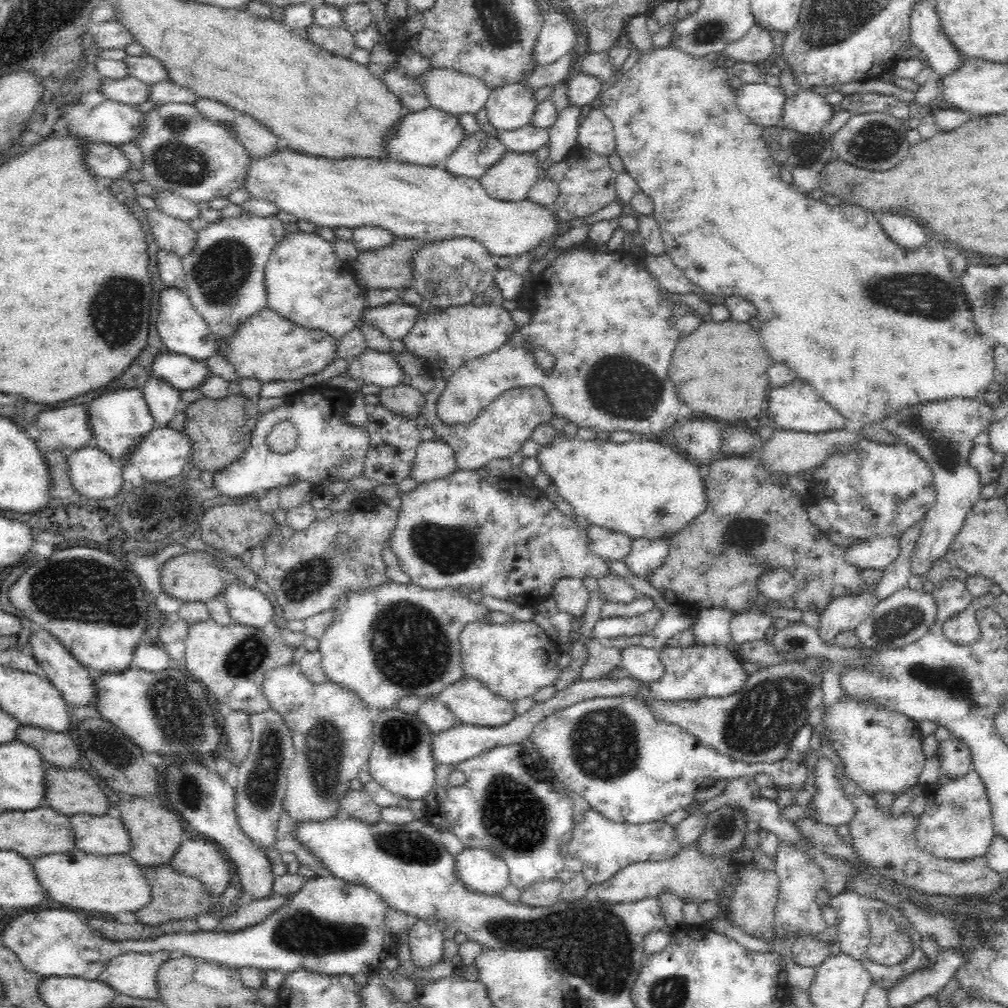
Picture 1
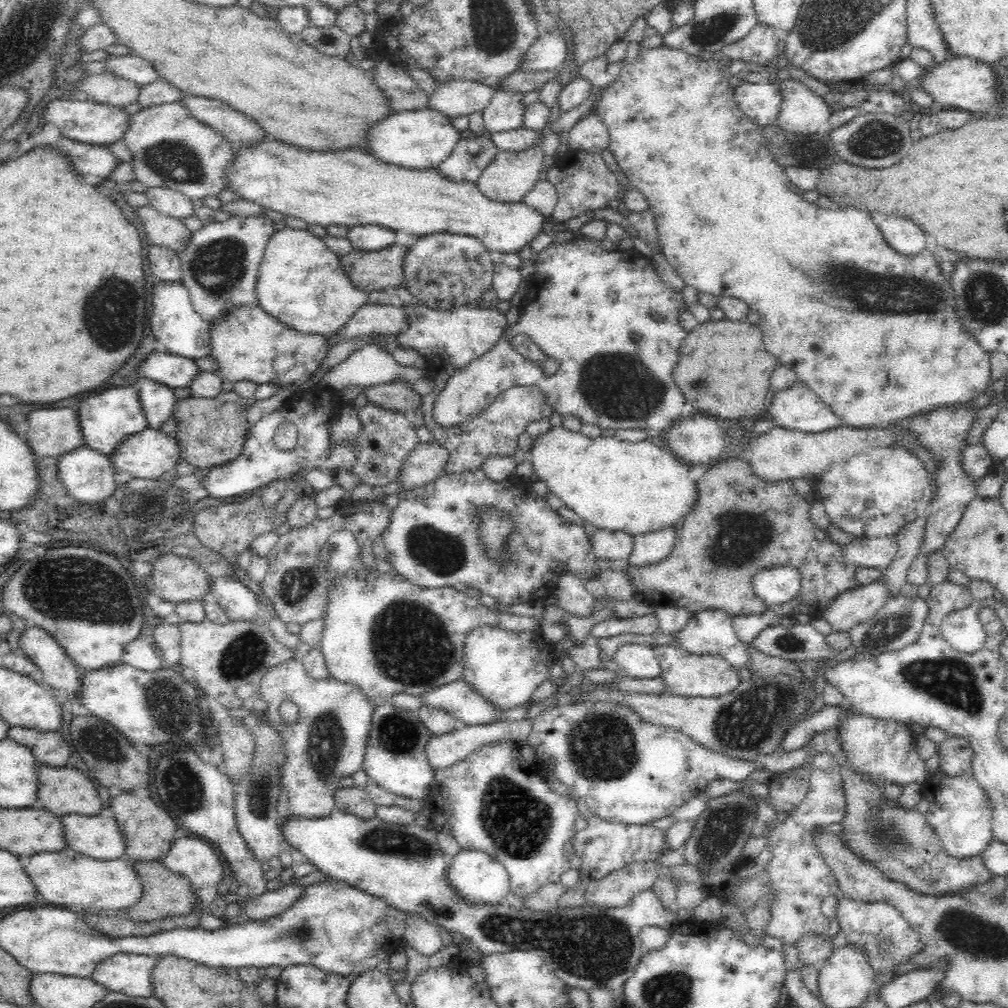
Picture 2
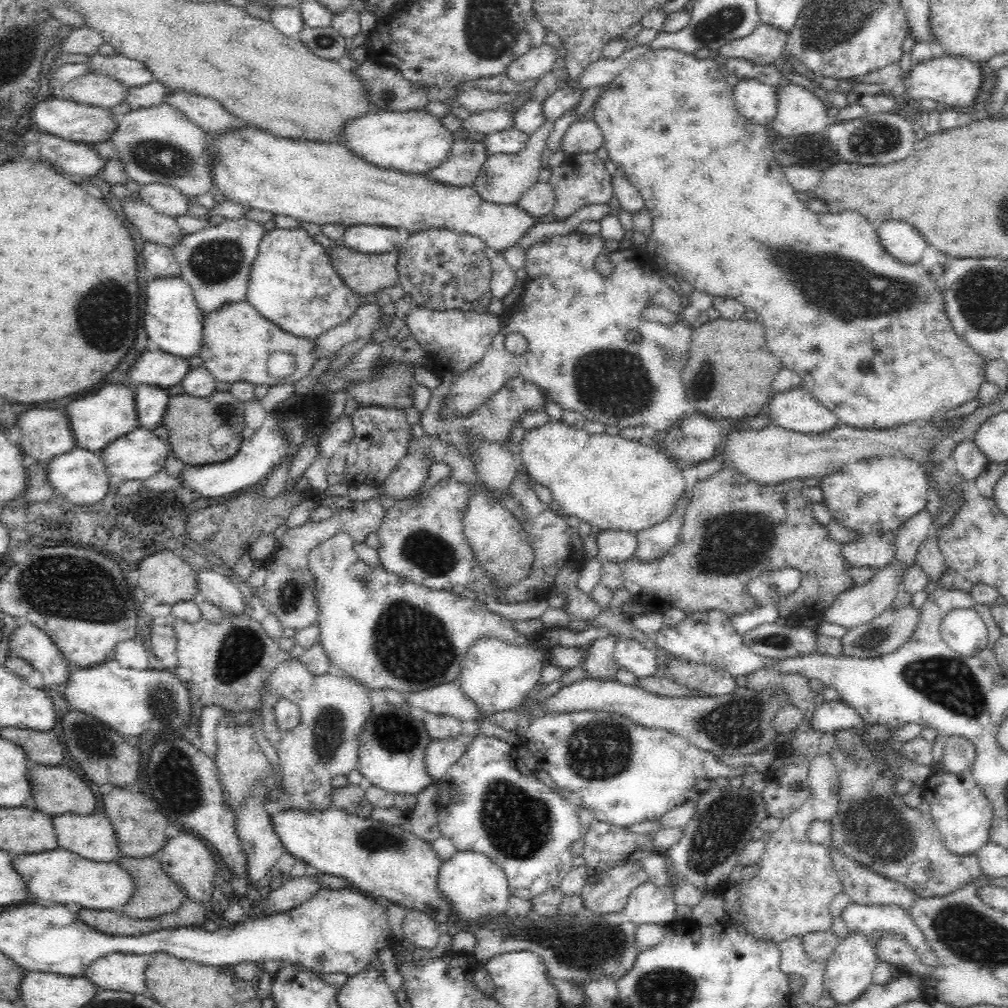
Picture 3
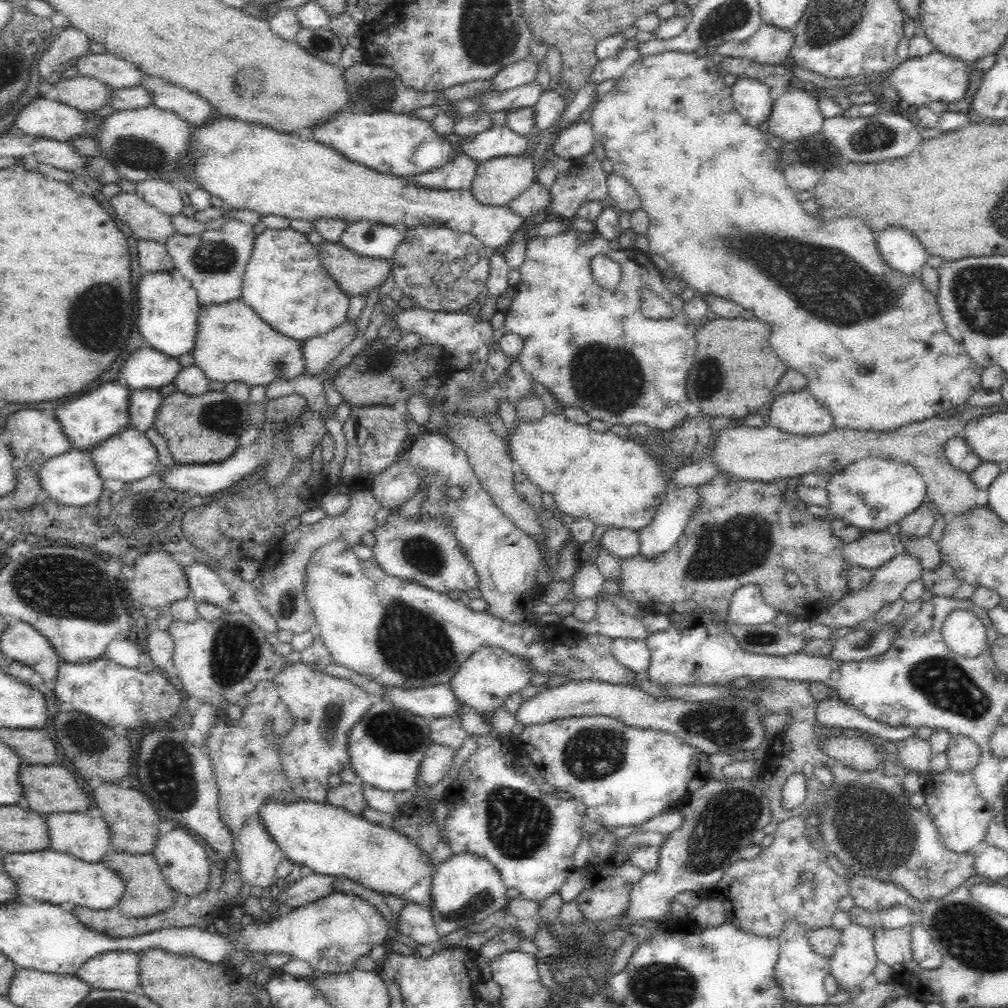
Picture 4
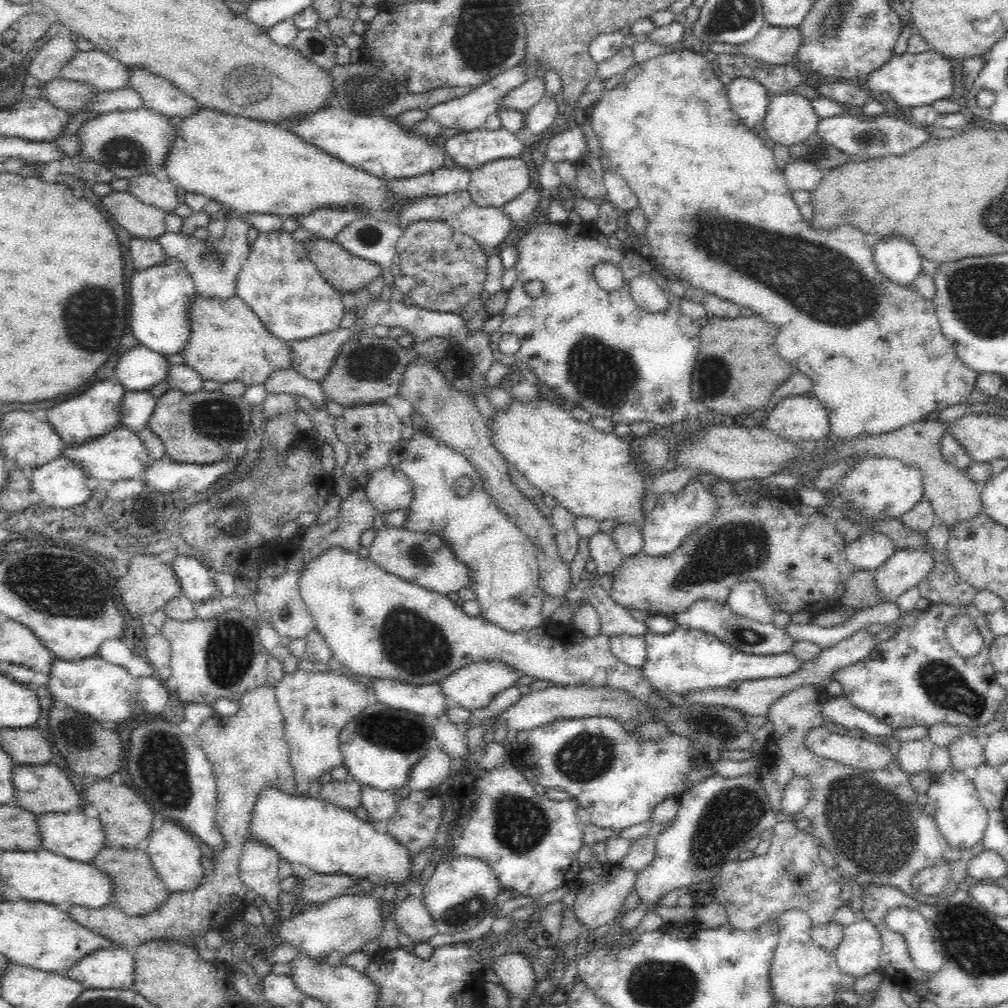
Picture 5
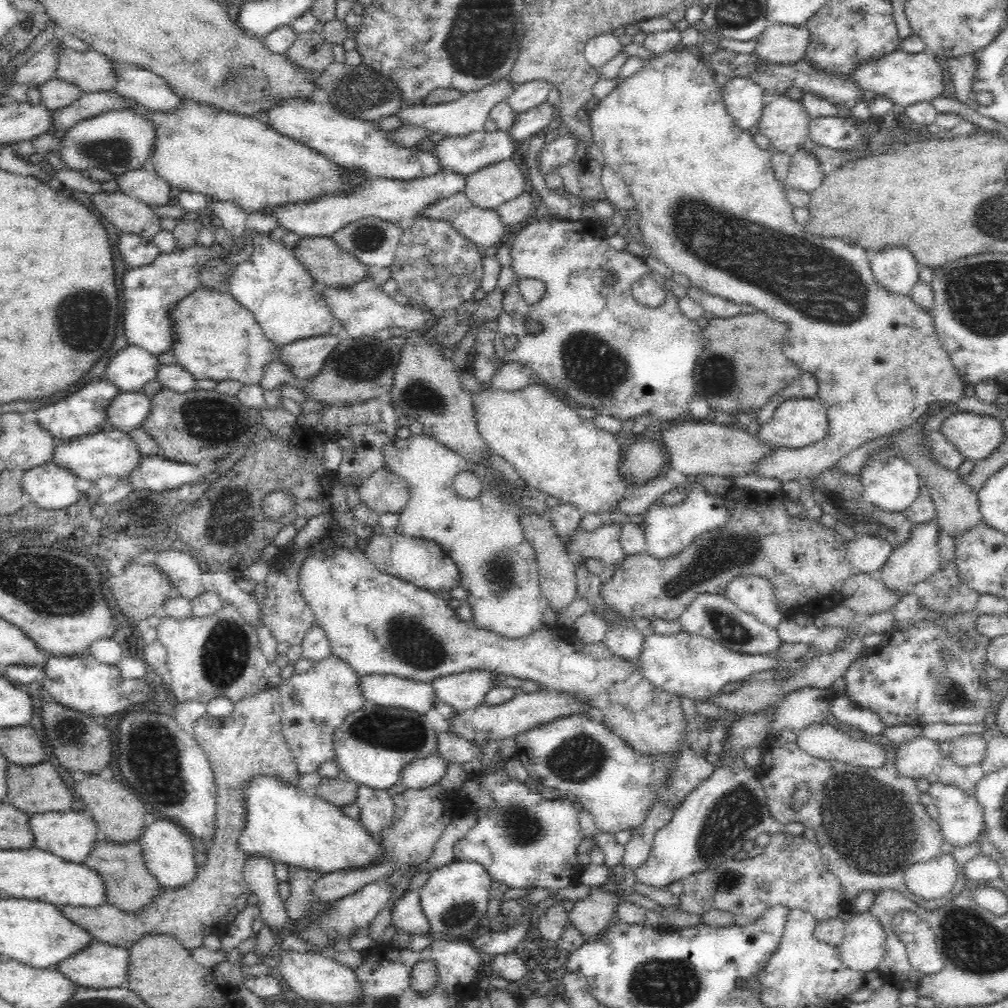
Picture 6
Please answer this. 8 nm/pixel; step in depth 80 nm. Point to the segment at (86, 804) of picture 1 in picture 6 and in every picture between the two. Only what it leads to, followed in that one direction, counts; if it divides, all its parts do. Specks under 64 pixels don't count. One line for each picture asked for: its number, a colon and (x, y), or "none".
2: (61, 790)
3: (56, 789)
4: (49, 789)
5: (45, 788)
6: (38, 788)

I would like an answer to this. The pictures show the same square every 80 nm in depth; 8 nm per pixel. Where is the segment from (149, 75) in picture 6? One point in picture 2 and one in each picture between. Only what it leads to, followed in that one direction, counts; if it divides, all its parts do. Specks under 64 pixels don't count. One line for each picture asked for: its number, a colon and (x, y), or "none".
2: (234, 126)
3: (205, 112)
4: (191, 108)
5: (159, 95)

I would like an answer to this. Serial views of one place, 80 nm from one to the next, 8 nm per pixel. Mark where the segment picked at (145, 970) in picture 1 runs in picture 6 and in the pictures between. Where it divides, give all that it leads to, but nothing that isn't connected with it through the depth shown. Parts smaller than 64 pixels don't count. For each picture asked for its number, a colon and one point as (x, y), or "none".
2: (128, 973)
3: (124, 972)
4: (116, 970)
5: (106, 968)
6: (99, 965)

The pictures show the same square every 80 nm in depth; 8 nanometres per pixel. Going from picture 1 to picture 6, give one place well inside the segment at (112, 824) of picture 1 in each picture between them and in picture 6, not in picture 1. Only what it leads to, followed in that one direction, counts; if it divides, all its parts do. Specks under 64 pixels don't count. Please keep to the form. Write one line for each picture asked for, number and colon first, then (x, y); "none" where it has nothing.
2: (97, 836)
3: (91, 836)
4: (75, 833)
5: (73, 835)
6: (69, 835)

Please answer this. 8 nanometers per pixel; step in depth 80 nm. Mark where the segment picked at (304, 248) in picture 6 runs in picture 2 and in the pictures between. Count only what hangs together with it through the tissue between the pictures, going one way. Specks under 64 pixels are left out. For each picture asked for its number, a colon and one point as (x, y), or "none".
2: (370, 271)
3: (363, 274)
4: (355, 275)
5: (346, 273)

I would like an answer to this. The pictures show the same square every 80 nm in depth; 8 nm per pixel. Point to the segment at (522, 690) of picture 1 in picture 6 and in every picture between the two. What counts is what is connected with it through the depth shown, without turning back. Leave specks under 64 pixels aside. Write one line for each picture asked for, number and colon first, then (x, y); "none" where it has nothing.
2: (505, 667)
3: (495, 675)
4: (482, 683)
5: (471, 687)
6: (465, 690)

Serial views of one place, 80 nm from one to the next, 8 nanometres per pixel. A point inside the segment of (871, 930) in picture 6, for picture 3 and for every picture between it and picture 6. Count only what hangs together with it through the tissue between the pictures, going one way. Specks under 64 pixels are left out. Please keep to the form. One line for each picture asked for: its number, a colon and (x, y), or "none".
3: (848, 973)
4: (854, 958)
5: (859, 951)

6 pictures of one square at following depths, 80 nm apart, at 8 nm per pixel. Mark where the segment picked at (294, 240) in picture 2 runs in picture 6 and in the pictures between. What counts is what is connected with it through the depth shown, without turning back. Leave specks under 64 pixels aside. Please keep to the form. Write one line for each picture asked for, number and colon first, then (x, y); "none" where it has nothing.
3: (292, 283)
4: (284, 283)
5: (278, 282)
6: (277, 290)

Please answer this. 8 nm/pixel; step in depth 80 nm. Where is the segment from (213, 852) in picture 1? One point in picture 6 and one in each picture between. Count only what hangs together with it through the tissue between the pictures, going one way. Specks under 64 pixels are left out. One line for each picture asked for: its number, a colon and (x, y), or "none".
2: (190, 856)
3: (185, 859)
4: (183, 863)
5: (175, 857)
6: (168, 854)

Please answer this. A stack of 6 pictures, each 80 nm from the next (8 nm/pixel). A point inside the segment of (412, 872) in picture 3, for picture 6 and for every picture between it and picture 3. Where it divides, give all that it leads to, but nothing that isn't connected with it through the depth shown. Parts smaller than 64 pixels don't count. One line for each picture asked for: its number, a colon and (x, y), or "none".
4: (328, 839)
5: (328, 839)
6: (283, 824)

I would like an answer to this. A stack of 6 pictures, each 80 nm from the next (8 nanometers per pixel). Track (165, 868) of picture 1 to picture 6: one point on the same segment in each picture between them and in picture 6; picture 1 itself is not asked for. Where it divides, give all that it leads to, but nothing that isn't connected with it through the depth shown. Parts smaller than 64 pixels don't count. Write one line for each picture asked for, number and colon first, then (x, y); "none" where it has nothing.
2: (164, 893)
3: (155, 893)
4: (146, 893)
5: (137, 889)
6: (129, 886)

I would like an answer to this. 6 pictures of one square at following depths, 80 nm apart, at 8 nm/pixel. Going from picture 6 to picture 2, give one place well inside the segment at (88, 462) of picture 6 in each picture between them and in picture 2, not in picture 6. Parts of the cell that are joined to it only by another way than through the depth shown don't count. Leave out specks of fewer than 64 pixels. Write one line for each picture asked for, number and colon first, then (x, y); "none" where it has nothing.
2: (147, 454)
3: (137, 455)
4: (127, 456)
5: (117, 455)

